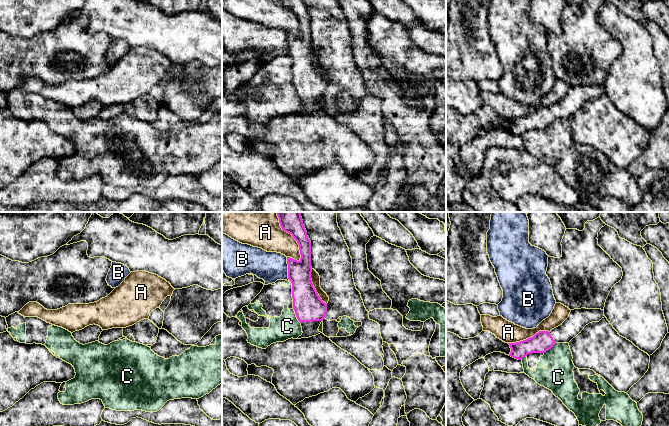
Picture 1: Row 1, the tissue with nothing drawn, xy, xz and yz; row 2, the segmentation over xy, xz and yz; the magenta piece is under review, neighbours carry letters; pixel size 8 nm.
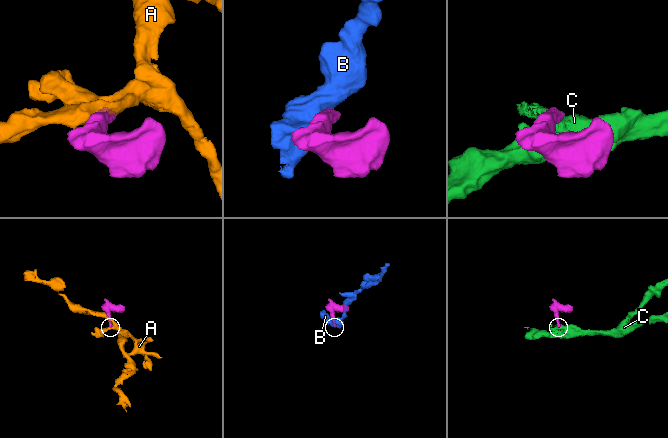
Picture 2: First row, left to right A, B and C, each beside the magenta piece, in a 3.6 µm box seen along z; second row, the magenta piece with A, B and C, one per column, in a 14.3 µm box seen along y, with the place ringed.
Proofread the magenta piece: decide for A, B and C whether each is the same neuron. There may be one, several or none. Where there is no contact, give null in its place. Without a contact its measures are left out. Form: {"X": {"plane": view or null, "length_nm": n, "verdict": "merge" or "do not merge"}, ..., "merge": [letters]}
{"A": {"plane": "xz", "length_nm": 340, "verdict": "do not merge"}, "B": {"plane": "xz", "length_nm": 180, "verdict": "do not merge"}, "C": {"plane": "xz", "length_nm": 140, "verdict": "do not merge"}, "merge": []}

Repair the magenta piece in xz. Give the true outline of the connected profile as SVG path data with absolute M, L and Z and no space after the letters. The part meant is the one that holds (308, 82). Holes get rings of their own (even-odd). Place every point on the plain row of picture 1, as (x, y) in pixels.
M280 0L283 7L292 11L299 21L301 34L299 37L287 33L288 55L292 59L293 85L298 97L301 99L302 111L298 113L309 114L321 108L318 106L327 89L327 80L318 71L311 55L311 17L303 0Z

